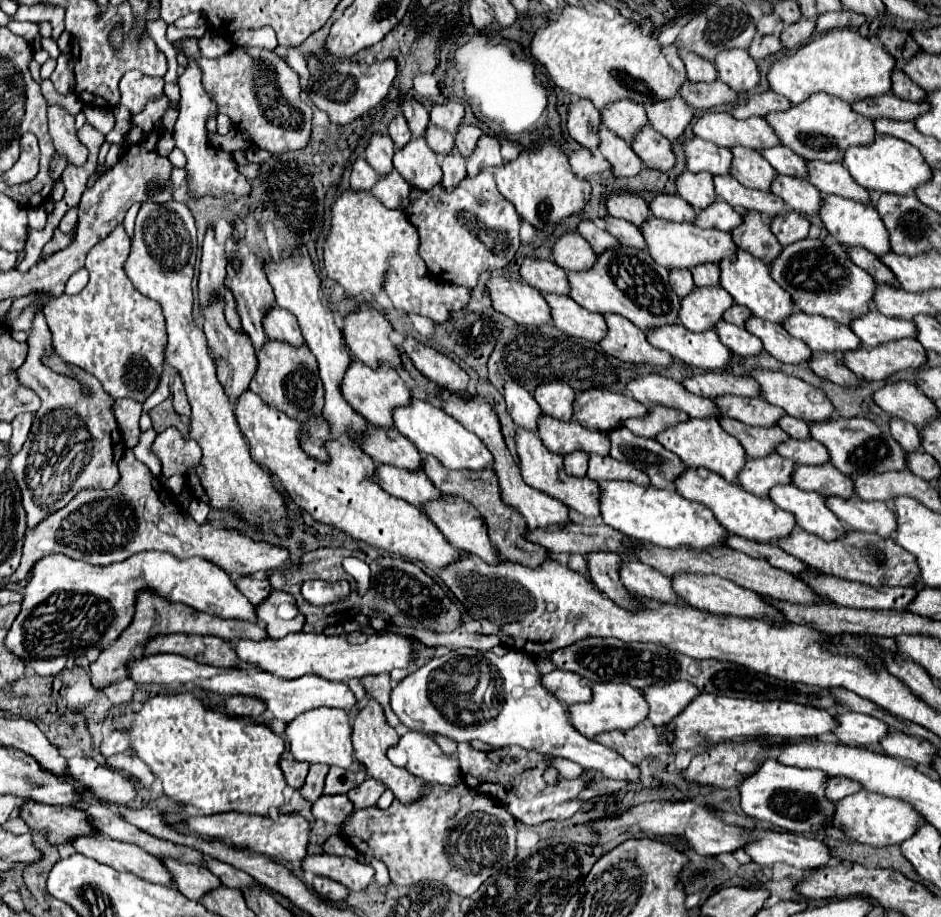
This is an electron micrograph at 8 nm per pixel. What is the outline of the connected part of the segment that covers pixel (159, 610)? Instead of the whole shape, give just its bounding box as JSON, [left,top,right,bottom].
[91,591,267,689]

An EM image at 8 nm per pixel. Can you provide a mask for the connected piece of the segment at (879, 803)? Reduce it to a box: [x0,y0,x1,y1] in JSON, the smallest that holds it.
[833,789,923,847]

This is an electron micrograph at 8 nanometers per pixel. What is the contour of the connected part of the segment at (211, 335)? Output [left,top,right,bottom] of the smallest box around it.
[203,287,257,403]

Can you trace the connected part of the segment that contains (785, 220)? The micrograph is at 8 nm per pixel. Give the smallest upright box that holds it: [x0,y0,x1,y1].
[771,213,809,245]

